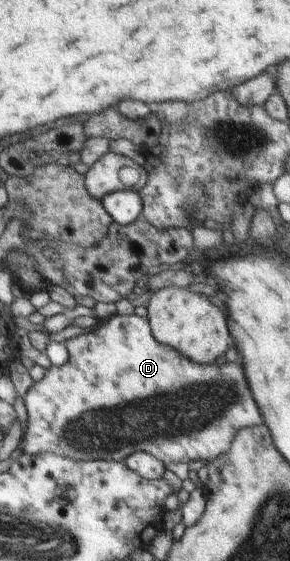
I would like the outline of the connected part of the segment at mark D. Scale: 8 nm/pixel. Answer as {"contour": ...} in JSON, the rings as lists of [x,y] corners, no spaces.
{"contour":[[[116,314],[103,321],[96,329],[90,330],[88,333],[83,333],[77,337],[71,337],[64,342],[65,349],[69,353],[69,359],[63,365],[51,364],[46,369],[44,377],[40,381],[34,382],[29,388],[25,396],[27,409],[27,430],[20,439],[20,448],[24,454],[30,456],[40,456],[44,453],[59,454],[63,457],[70,457],[75,460],[115,460],[120,462],[126,459],[135,452],[147,452],[159,458],[159,461],[167,463],[181,462],[189,463],[199,459],[205,461],[215,460],[223,452],[230,449],[232,441],[235,439],[235,433],[238,433],[243,428],[251,427],[252,425],[263,423],[259,409],[249,393],[243,369],[239,363],[225,363],[225,365],[209,365],[209,367],[201,367],[197,363],[191,363],[189,359],[185,359],[181,353],[173,351],[171,347],[159,345],[153,337],[150,321],[146,317],[140,317],[136,314],[120,315]]]}

